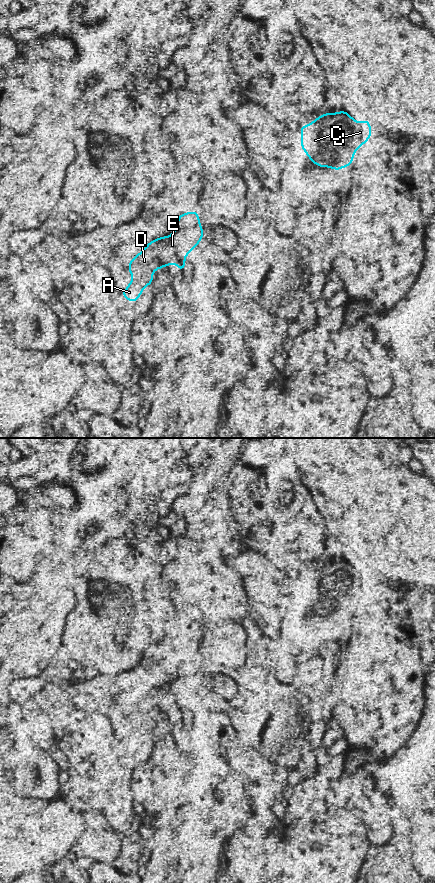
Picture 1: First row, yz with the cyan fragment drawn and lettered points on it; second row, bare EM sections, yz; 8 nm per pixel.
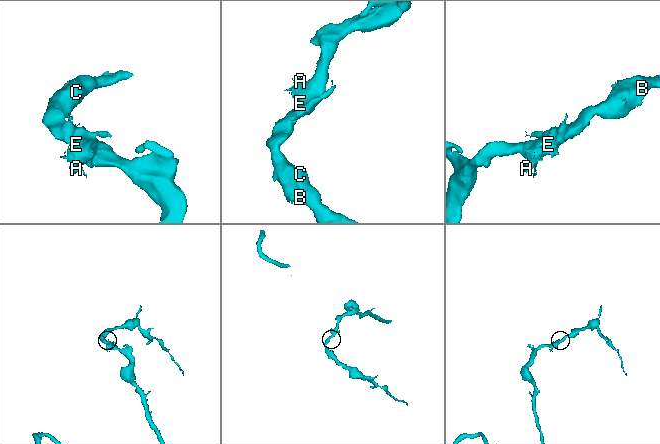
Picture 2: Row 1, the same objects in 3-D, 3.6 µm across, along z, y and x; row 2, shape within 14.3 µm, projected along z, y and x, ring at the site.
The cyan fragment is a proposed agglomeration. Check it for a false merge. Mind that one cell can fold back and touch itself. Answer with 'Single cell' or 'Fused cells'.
Single cell

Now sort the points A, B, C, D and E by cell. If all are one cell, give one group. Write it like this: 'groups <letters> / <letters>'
groups A B C D E

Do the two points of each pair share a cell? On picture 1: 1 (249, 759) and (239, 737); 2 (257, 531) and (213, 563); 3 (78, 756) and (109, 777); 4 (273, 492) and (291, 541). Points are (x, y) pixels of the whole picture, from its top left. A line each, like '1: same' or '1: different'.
1: different
2: different
3: same
4: same

